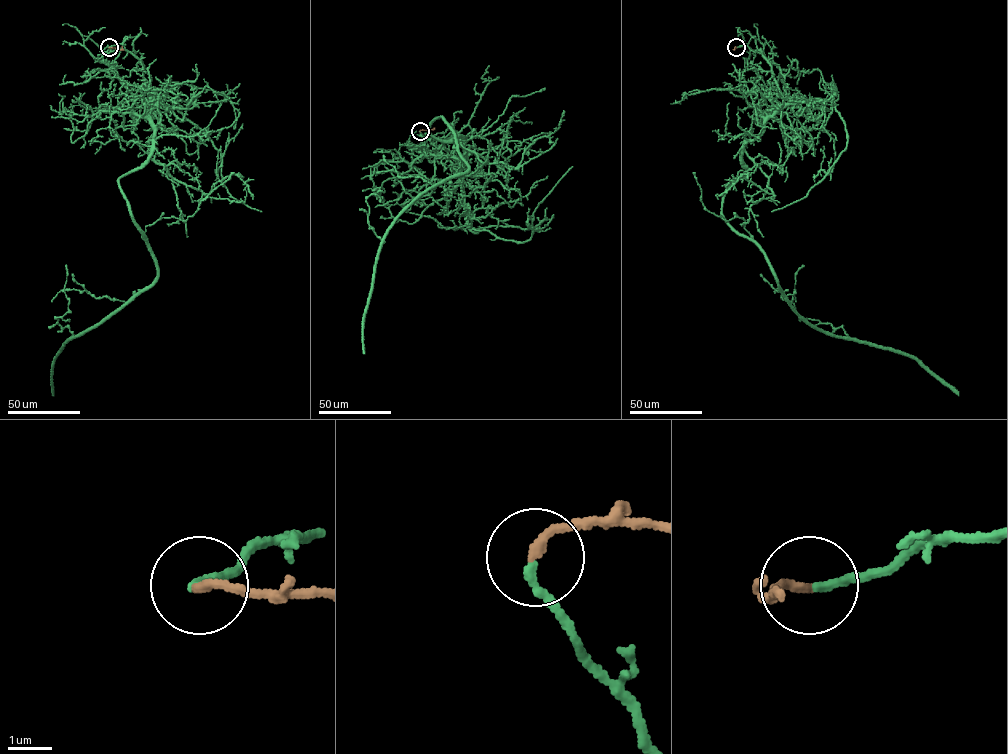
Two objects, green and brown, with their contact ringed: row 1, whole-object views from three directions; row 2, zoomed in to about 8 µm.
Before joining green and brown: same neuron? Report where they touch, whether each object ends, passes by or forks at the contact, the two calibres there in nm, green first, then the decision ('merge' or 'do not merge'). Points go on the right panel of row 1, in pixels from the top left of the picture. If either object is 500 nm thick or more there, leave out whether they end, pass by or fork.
(736, 47) | green ends | brown ends | 200/240 nm | merge

